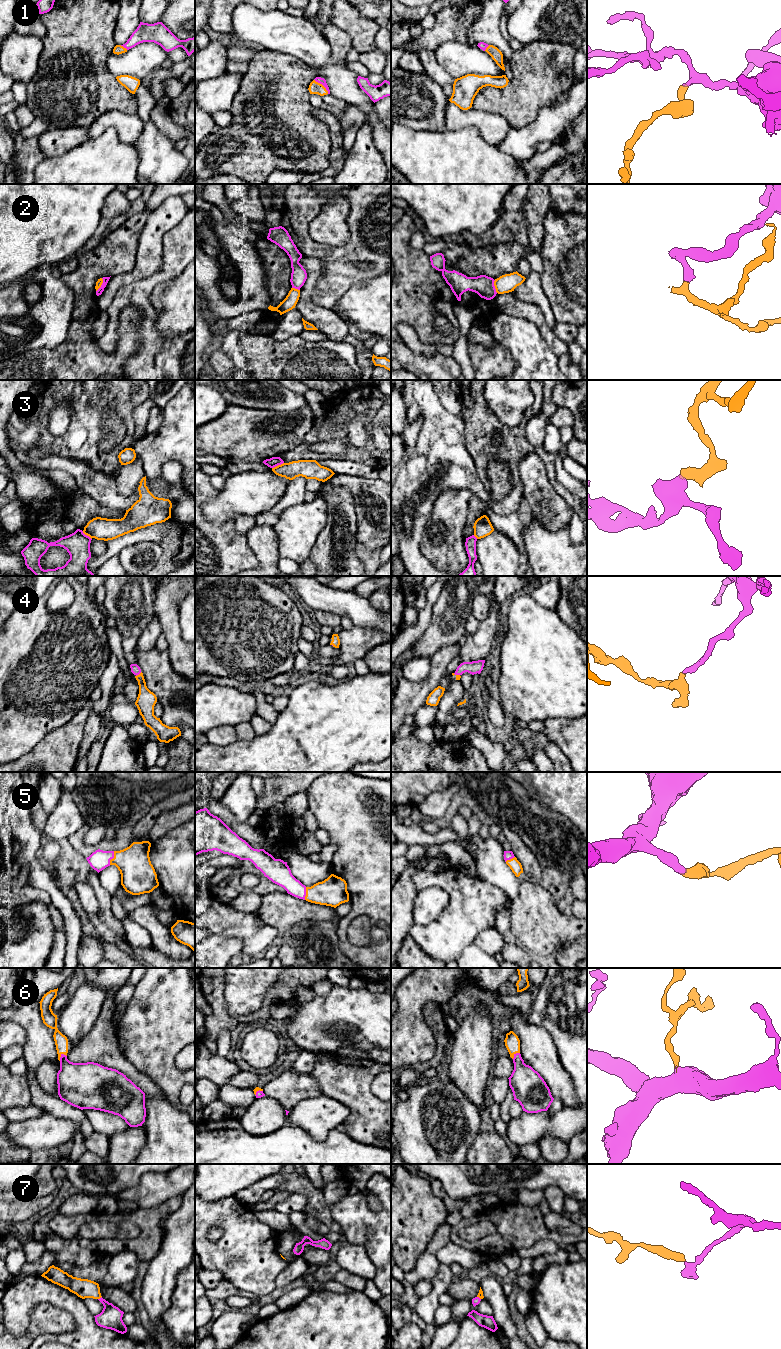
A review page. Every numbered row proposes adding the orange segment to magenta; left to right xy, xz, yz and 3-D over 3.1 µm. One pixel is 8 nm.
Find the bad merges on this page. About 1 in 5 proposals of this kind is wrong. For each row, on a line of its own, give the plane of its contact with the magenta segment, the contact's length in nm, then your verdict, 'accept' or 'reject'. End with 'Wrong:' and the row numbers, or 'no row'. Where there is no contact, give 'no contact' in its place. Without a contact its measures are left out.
1: meets magenta in xz; contact 170 nm long; accept
2: meets magenta in xy; contact 120 nm long; reject
3: meets magenta in xz; contact 110 nm long; reject
4: meets magenta in xy; contact 60 nm long; accept
5: meets magenta in xy; contact 120 nm long; accept
6: meets magenta in xy; contact 80 nm long; accept
7: meets magenta in xy; contact 40 nm long; accept
Wrong: 2, 3

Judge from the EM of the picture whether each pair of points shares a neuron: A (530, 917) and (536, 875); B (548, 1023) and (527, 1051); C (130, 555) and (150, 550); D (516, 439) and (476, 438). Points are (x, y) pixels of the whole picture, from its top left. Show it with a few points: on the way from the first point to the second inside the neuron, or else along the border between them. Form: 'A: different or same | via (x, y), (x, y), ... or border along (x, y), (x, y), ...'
A: different | border along (529, 878), (538, 882)
B: different | border along (526, 1017), (549, 1035), (557, 1049)
C: same | via (135, 555), (145, 555)
D: same | via (506, 432), (499, 427), (486, 428)

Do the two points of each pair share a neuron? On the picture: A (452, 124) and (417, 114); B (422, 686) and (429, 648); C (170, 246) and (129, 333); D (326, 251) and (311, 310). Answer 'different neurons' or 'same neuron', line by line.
A: different neurons
B: different neurons
C: different neurons
D: different neurons

